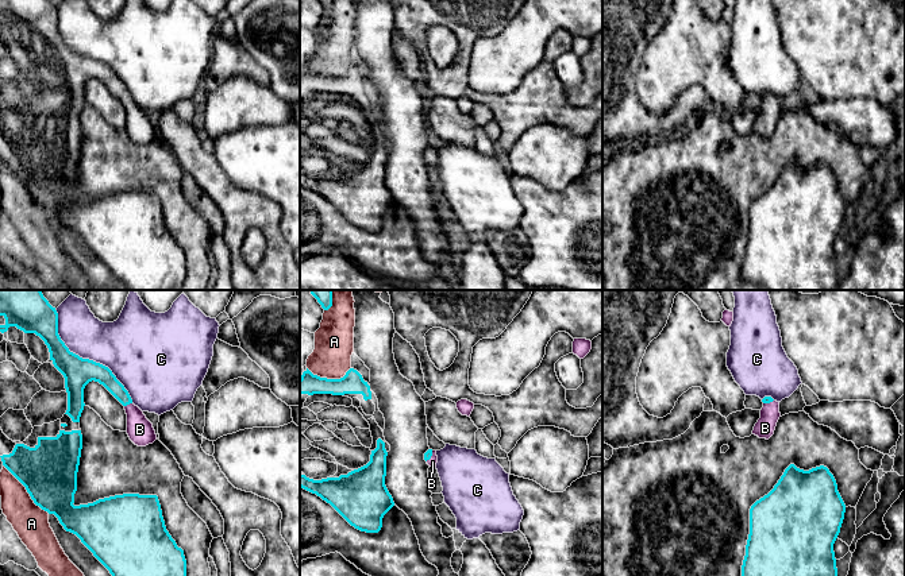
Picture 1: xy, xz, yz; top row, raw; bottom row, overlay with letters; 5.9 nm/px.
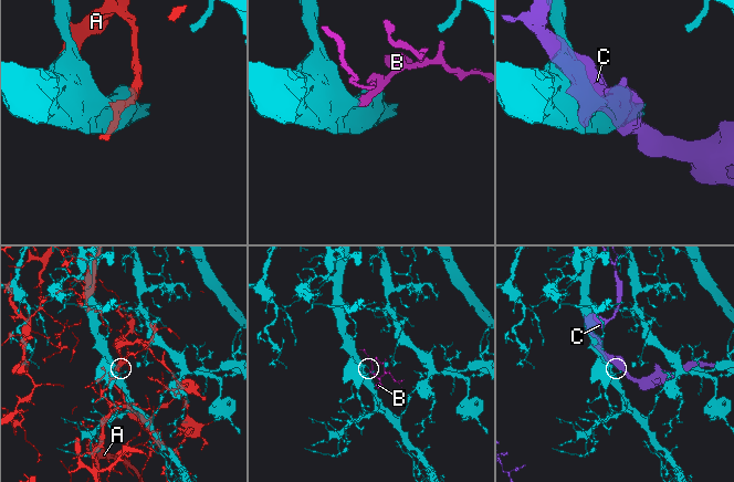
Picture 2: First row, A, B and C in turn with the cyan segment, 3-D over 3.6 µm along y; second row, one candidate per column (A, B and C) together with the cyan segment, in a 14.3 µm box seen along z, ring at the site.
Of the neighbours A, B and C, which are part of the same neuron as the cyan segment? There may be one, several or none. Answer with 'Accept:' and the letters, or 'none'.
Accept: B

